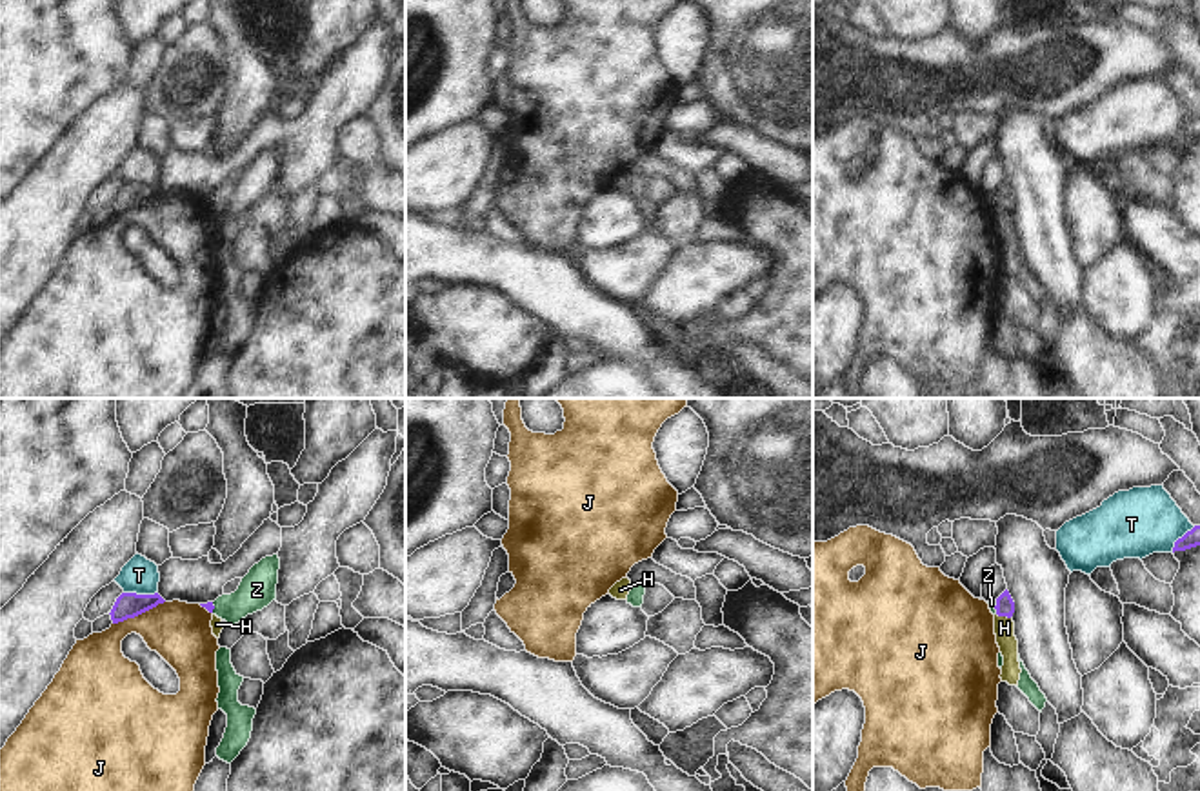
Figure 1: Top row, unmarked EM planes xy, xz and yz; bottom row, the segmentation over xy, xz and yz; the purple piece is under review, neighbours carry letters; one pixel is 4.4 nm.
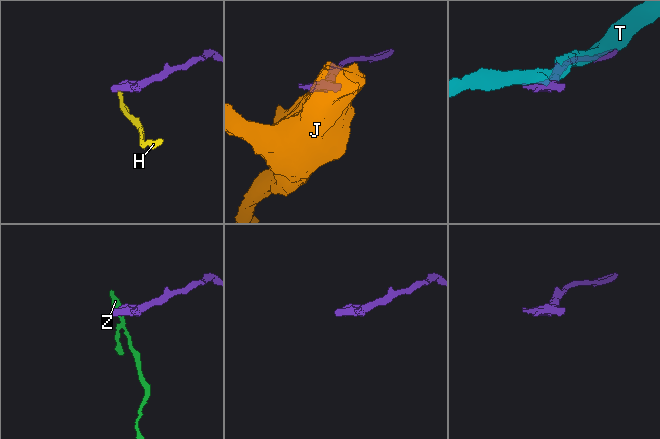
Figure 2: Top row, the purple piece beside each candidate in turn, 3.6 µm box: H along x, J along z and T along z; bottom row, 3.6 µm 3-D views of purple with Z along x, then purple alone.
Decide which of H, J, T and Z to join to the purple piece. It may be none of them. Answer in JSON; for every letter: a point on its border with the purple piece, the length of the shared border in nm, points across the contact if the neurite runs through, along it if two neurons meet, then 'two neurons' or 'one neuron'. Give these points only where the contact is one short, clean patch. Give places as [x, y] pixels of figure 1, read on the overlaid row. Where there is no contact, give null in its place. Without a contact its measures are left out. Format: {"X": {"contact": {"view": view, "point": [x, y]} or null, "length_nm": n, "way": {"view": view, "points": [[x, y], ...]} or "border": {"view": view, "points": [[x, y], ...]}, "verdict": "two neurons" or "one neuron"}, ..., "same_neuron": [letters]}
{"H": {"contact": {"view": "yz", "point": [1004, 615]}, "length_nm": 70, "border": {"view": "yz", "points": [[997, 613], [1010, 619]]}, "verdict": "two neurons"}, "J": {"contact": {"view": "xy", "point": [139, 613]}, "length_nm": 260, "verdict": "two neurons"}, "T": {"contact": {"view": "xy", "point": [140, 595]}, "length_nm": 150, "verdict": "two neurons"}, "Z": {"contact": {"view": "yz", "point": [995, 608]}, "length_nm": 60, "border": {"view": "yz", "points": [[997, 602], [995, 613]]}, "verdict": "two neurons"}, "same_neuron": []}

